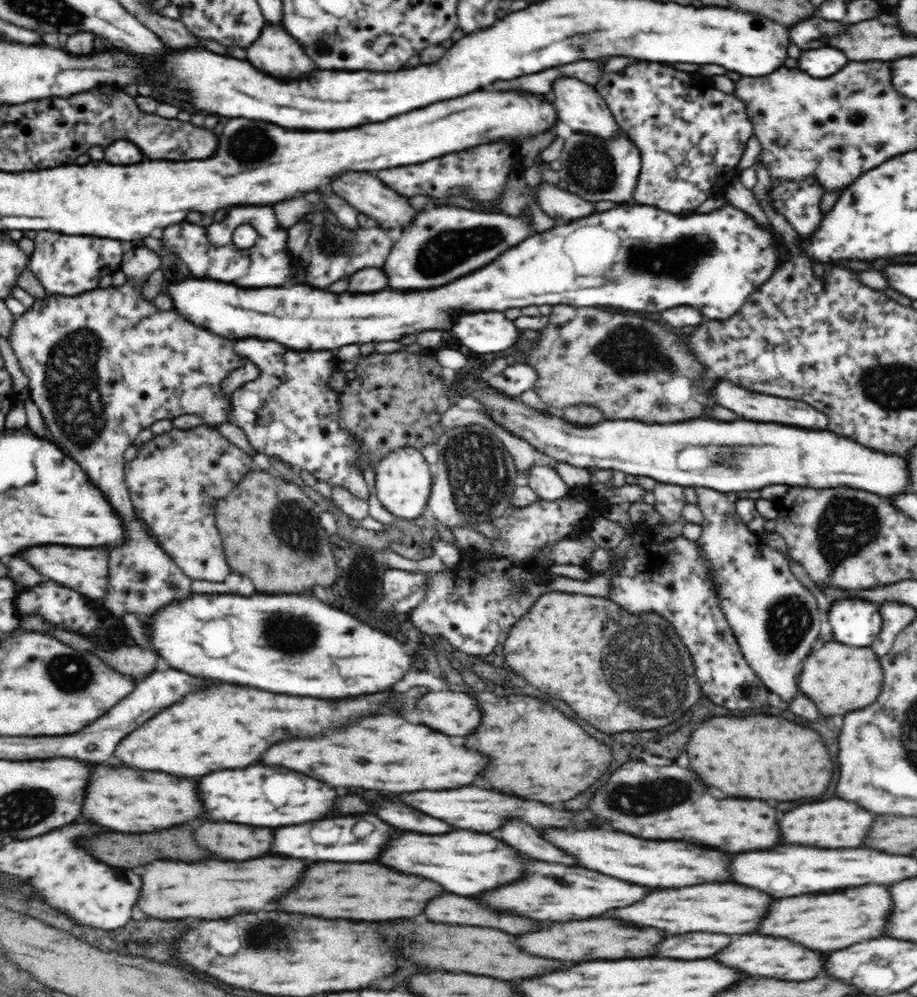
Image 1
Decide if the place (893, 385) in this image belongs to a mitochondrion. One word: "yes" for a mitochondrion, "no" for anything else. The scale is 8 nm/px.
yes

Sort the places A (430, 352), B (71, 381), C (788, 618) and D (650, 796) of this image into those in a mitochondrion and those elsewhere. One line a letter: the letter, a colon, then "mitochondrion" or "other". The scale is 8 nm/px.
A: other
B: mitochondrion
C: mitochondrion
D: mitochondrion

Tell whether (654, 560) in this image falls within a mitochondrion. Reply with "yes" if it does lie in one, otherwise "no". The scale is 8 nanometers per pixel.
no

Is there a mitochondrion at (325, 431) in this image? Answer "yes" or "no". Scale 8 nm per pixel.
no

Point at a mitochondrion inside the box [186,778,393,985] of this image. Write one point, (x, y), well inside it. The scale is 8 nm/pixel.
(262, 936)

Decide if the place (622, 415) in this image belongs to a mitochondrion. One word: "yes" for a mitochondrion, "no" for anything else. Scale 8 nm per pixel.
no

